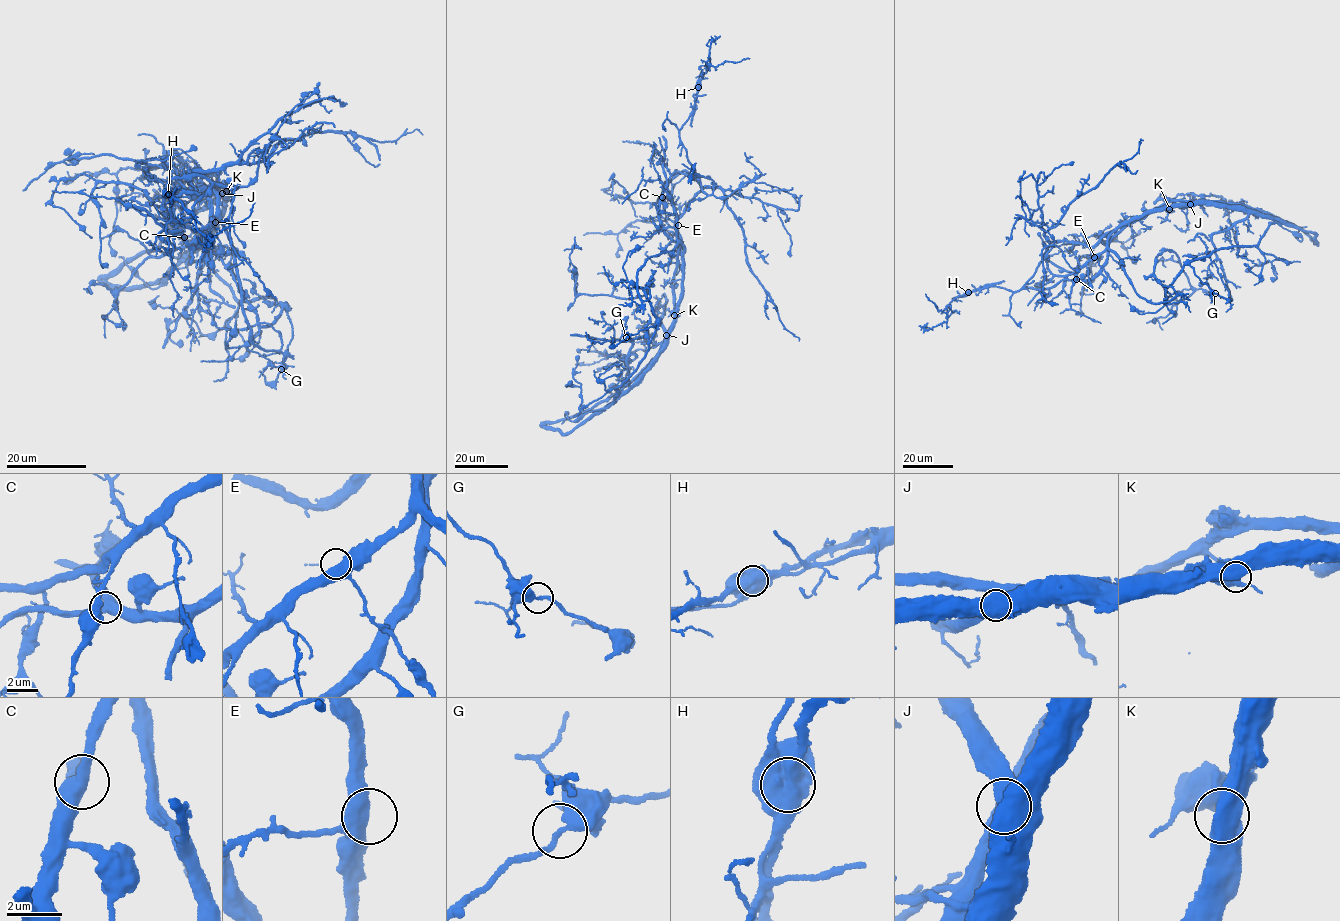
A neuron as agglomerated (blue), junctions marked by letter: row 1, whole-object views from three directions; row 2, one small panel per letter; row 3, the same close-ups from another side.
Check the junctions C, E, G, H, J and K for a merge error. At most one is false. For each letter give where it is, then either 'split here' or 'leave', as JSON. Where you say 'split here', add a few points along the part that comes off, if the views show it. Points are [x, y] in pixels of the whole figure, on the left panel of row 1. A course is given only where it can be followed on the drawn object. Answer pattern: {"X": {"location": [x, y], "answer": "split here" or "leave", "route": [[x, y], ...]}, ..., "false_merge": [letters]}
{"C": {"location": [184, 237], "answer": "leave"}, "E": {"location": [215, 222], "answer": "leave"}, "G": {"location": [281, 369], "answer": "leave"}, "H": {"location": [168, 194], "answer": "split here", "route": [[168, 194], [193, 214], [195, 228], [207, 236], [221, 232], [248, 218], [255, 202]]}, "J": {"location": [222, 193], "answer": "leave"}, "K": {"location": [226, 191], "answer": "leave"}, "false_merge": ["H"]}

